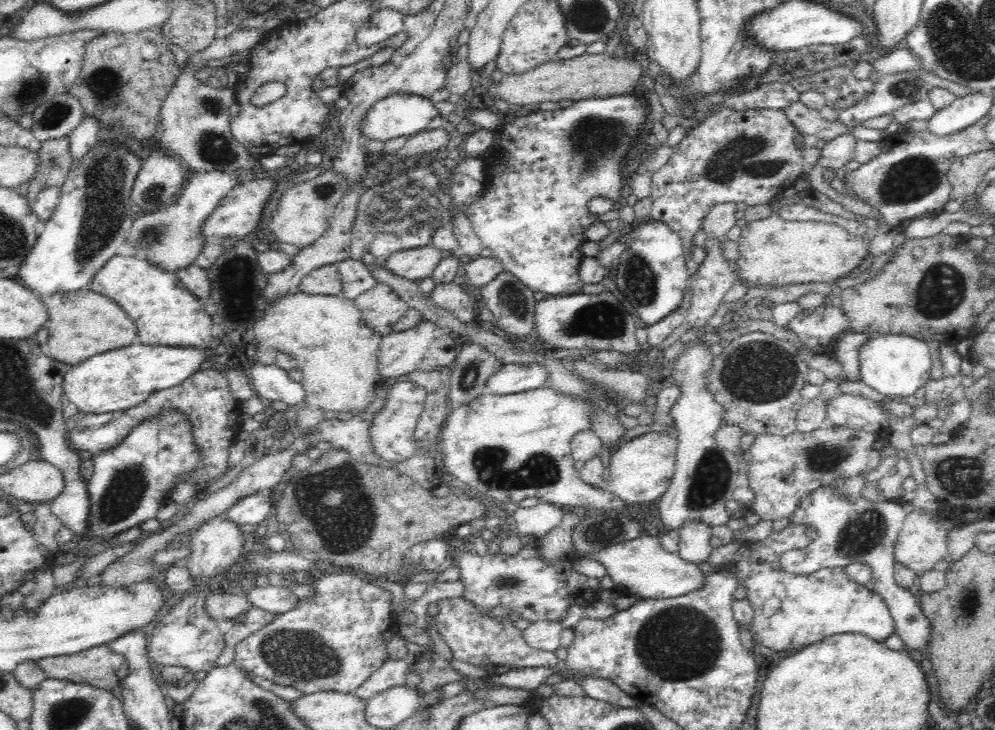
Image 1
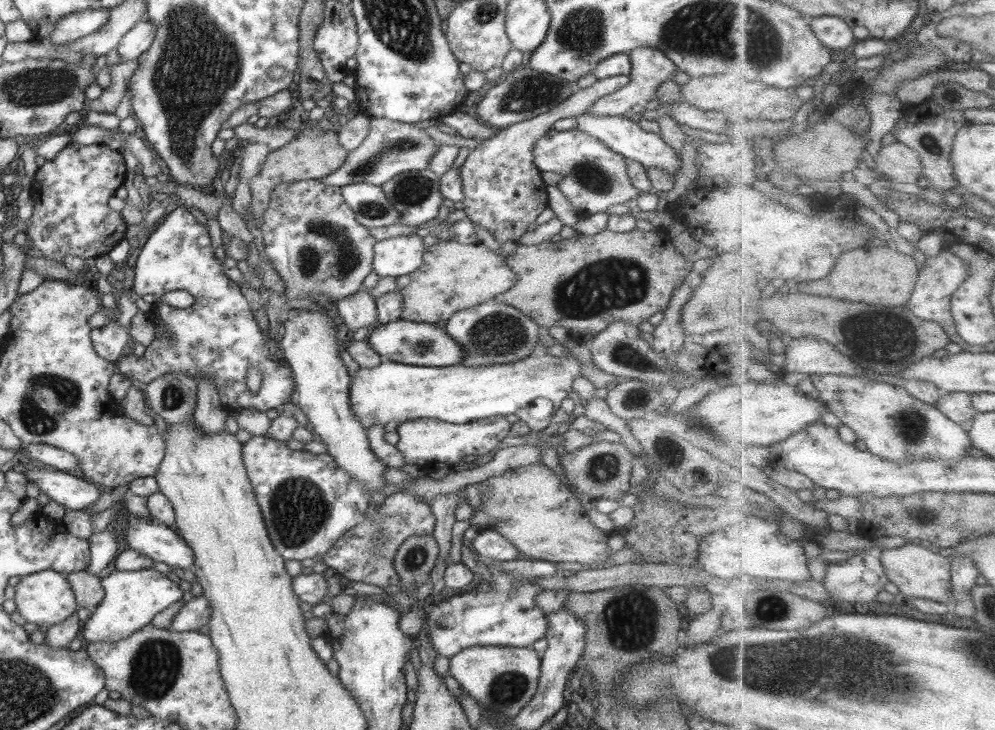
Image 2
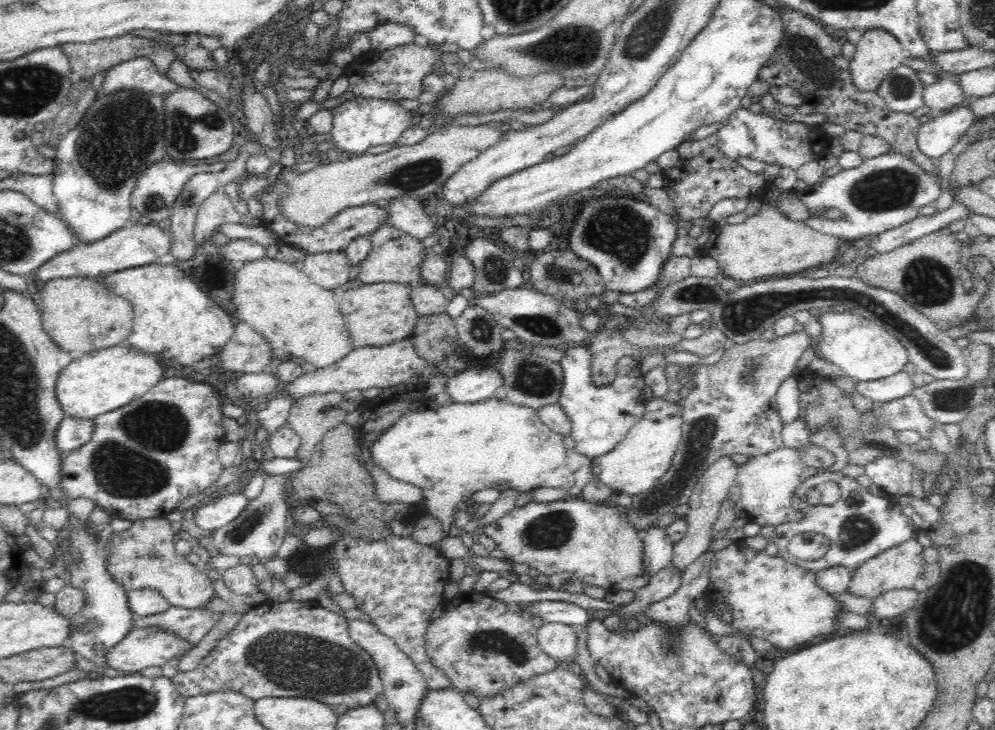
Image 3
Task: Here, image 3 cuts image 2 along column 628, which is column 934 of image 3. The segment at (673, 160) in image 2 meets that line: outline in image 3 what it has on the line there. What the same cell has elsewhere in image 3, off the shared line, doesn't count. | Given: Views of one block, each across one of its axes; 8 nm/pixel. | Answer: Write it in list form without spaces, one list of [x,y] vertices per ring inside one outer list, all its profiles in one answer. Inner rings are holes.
[[[968,103],[933,115],[926,124],[921,124],[917,136],[917,145],[925,157],[939,160],[960,140],[976,120]]]

